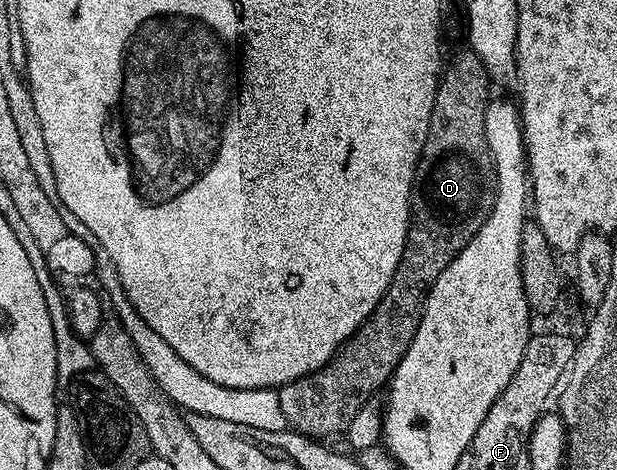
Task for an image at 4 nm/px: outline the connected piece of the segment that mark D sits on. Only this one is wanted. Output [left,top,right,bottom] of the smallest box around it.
[279,49,494,441]

